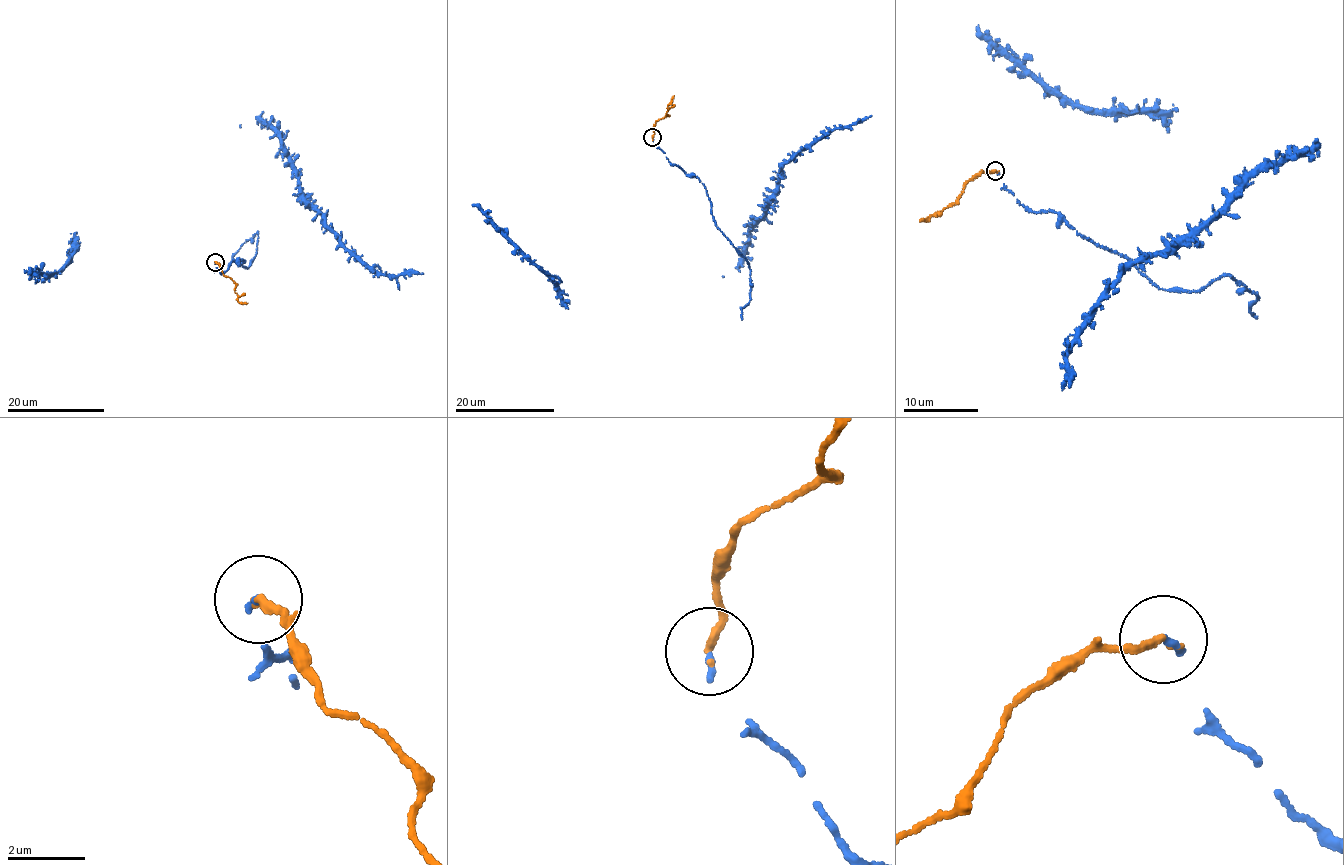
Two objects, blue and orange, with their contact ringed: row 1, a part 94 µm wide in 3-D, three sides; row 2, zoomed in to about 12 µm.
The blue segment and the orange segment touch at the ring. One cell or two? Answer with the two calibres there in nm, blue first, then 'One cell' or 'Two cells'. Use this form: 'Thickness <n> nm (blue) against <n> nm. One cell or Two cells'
Thickness 150 nm (blue) against 200 nm. One cell

